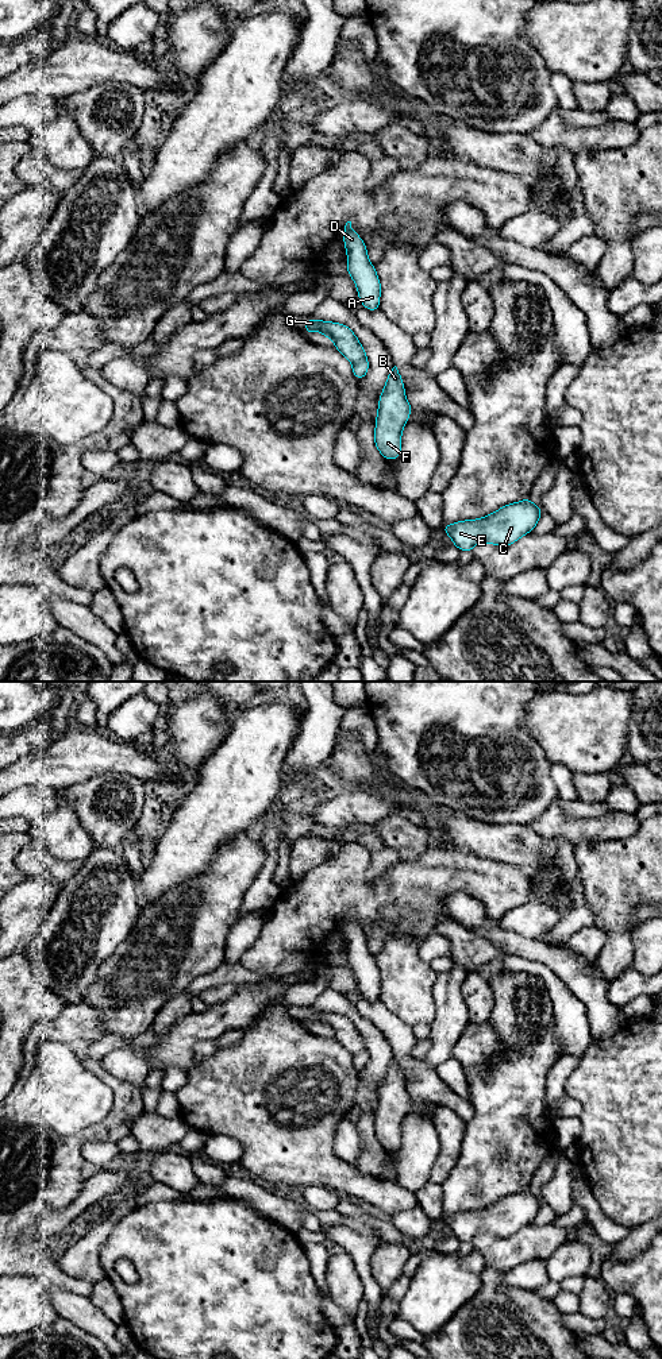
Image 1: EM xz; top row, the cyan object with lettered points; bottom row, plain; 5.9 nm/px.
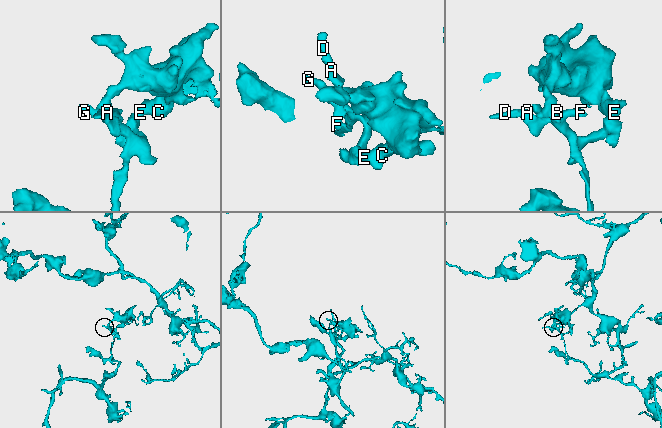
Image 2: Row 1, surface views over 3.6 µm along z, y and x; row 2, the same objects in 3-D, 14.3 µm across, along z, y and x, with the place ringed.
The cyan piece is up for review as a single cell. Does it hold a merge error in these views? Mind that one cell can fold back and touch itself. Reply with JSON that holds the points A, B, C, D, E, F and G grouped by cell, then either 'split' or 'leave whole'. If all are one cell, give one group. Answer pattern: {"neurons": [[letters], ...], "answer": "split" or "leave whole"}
{"neurons": [["A", "B", "D", "F"], ["C", "E", "G"]], "answer": "split"}

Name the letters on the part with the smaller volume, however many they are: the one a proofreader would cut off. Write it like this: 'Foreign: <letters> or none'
Foreign: C, E, G

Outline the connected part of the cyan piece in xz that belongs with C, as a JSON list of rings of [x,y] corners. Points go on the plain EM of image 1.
[[[526,1189],[516,1194],[505,1196],[494,1204],[480,1211],[458,1212],[442,1216],[459,1242],[472,1242],[477,1233],[490,1233],[508,1238],[532,1223],[542,1207],[542,1200]]]

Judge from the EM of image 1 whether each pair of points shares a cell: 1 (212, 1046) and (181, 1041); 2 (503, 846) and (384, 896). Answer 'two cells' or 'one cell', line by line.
1: two cells
2: two cells

